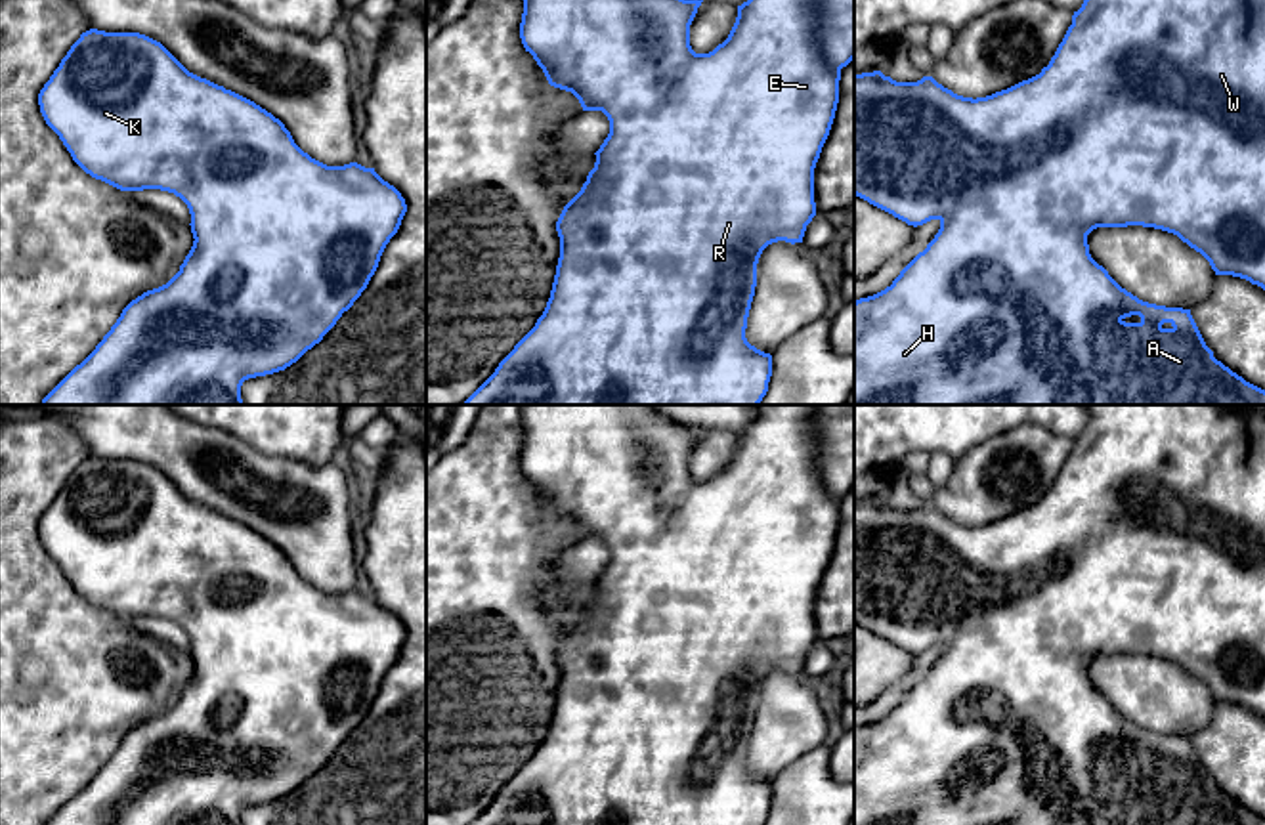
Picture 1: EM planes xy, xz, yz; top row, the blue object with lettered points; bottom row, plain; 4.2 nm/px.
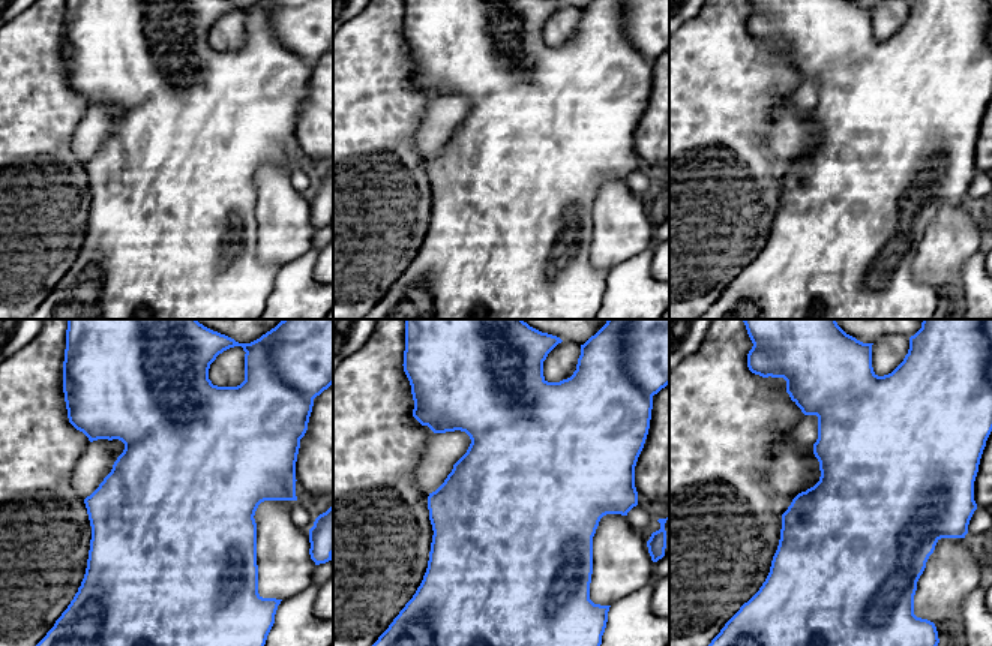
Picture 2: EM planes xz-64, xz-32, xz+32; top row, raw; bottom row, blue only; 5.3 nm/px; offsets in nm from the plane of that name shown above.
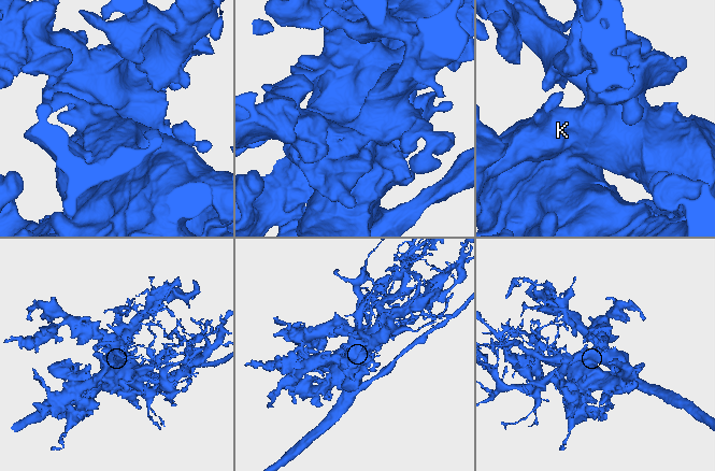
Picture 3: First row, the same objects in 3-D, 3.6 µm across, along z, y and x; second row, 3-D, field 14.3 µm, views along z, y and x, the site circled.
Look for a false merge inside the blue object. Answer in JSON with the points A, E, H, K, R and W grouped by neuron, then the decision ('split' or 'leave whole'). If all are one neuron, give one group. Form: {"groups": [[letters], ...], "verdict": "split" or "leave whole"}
{"groups": [["A", "E", "H", "K", "R", "W"]], "verdict": "leave whole"}

